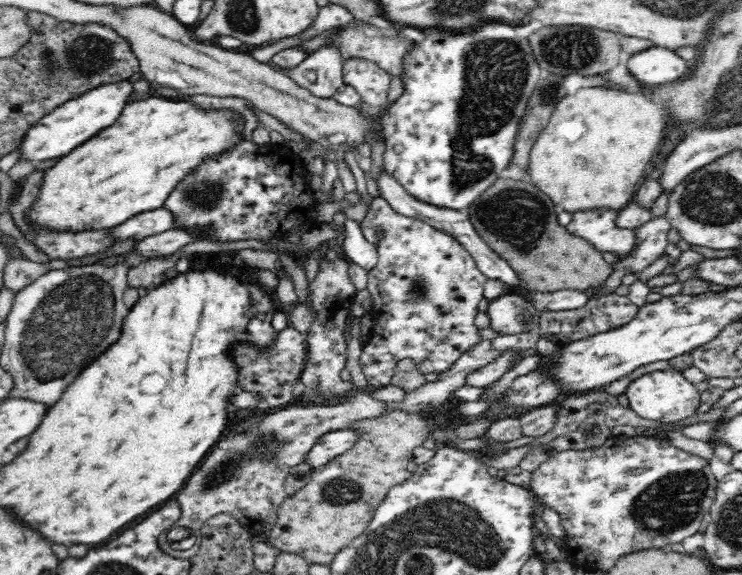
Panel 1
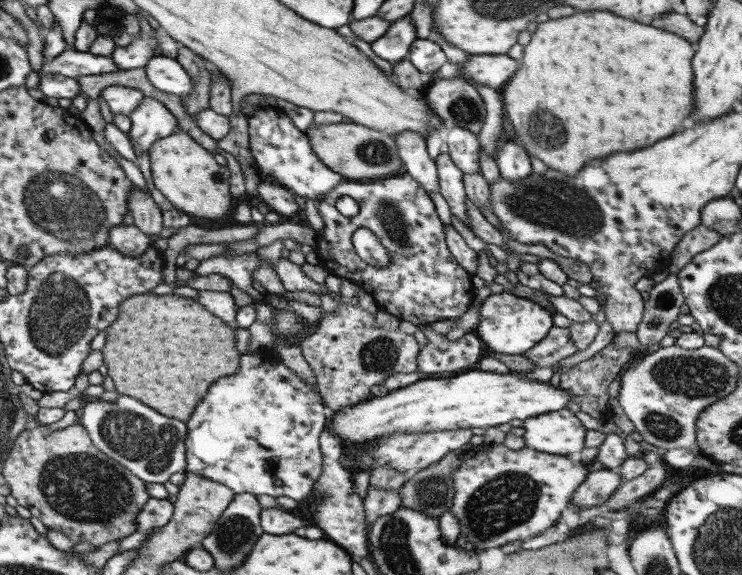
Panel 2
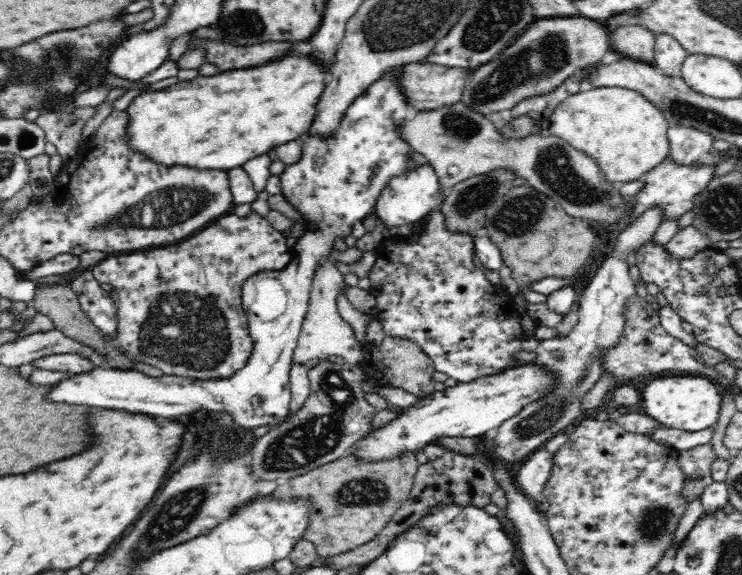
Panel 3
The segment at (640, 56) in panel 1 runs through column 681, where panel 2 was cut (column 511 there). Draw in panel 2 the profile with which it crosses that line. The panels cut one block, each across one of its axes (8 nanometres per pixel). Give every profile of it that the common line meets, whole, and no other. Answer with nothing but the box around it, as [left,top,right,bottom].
[455,54,519,88]

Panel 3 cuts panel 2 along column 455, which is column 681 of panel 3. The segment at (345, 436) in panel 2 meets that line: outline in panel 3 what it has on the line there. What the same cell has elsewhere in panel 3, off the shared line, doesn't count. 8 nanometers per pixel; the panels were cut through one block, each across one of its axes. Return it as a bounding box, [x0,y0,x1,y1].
[639,375,720,432]

